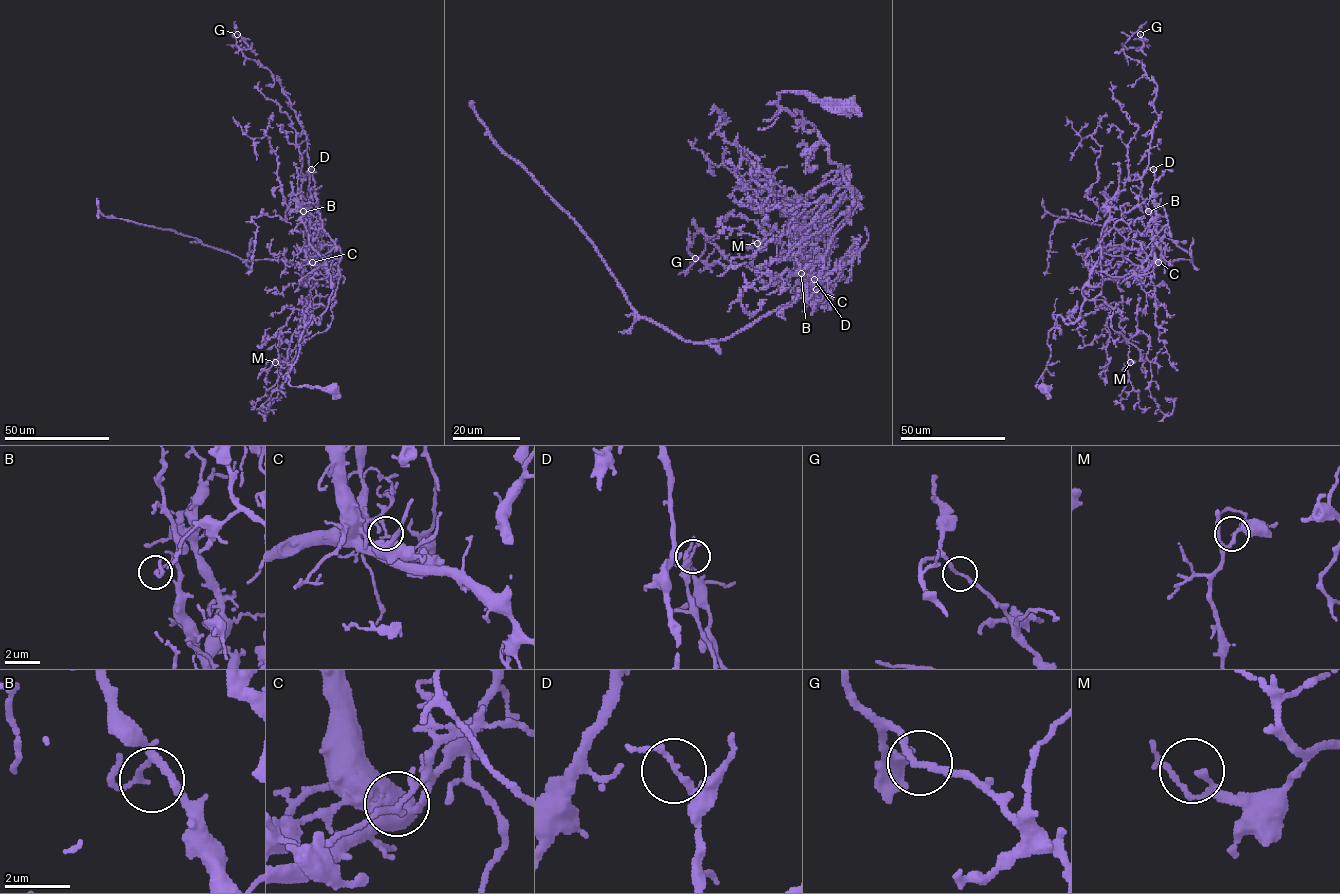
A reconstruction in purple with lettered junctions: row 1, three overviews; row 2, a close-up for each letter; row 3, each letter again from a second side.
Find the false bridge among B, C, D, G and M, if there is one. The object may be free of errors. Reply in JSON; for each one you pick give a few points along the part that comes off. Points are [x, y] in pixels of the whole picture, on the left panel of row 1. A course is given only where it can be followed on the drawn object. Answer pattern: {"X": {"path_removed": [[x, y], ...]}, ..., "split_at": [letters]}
{"C": {"path_removed": [[312, 262], [293, 264], [272, 259], [240, 259], [172, 230], [105, 216], [97, 205], [97, 198]]}, "split_at": ["C"]}

